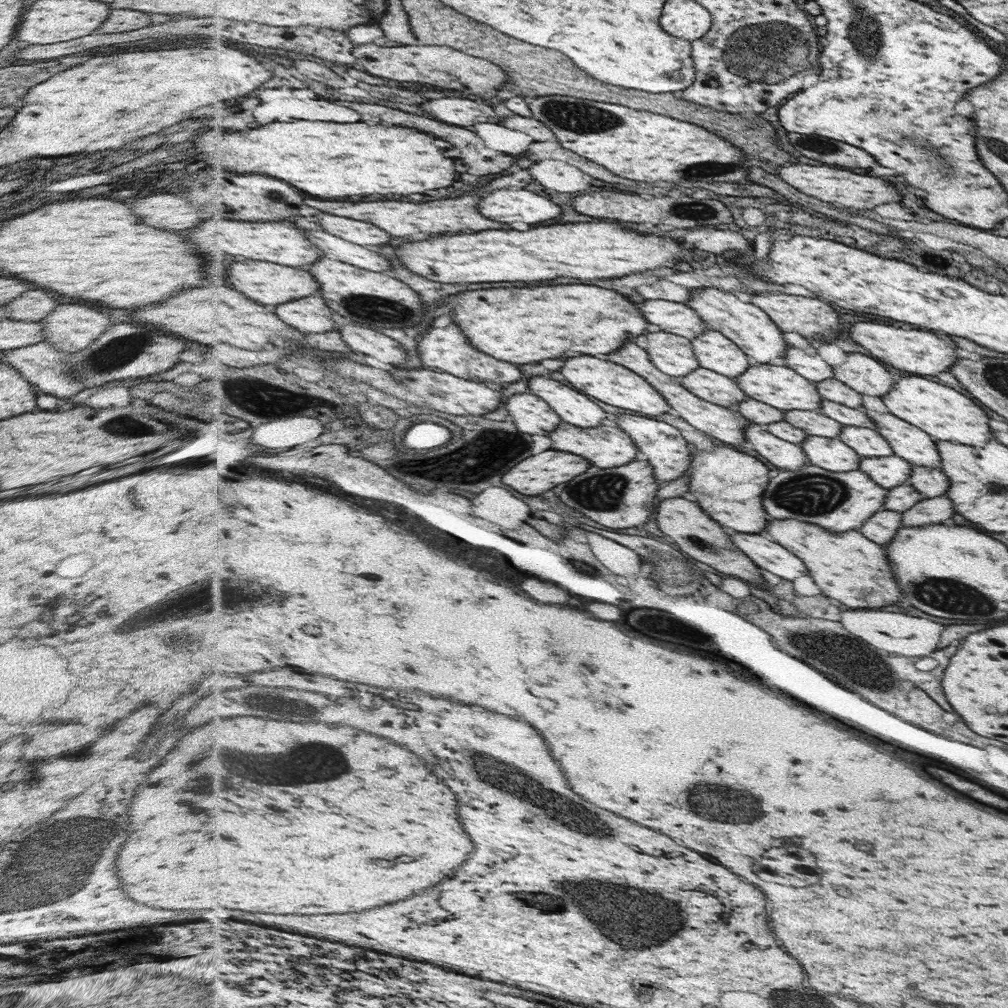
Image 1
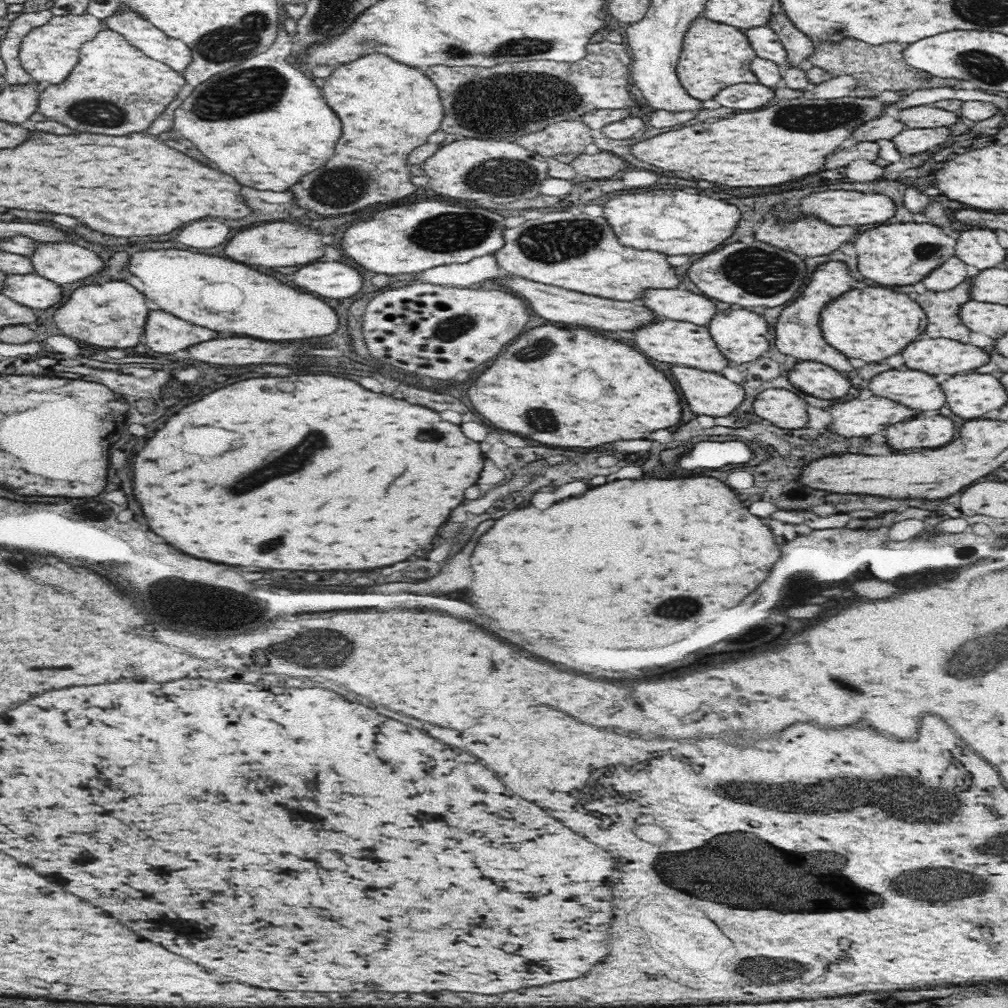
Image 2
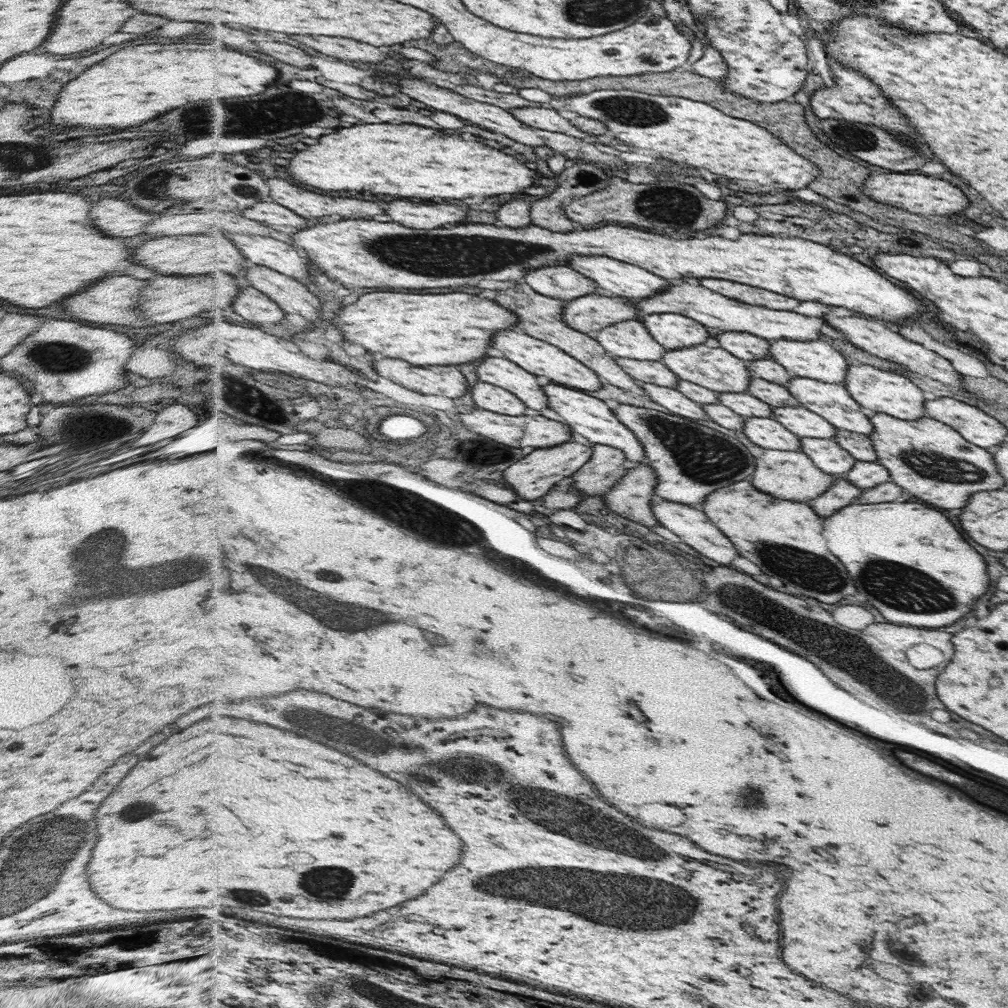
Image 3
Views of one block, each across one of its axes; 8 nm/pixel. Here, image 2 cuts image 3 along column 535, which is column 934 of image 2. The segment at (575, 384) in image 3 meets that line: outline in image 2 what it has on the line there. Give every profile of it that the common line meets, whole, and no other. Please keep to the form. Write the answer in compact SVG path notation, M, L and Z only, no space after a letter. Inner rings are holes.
M928 337L912 342L904 348L902 356L909 369L943 377L972 372L991 360L986 349L949 340L948 337Z

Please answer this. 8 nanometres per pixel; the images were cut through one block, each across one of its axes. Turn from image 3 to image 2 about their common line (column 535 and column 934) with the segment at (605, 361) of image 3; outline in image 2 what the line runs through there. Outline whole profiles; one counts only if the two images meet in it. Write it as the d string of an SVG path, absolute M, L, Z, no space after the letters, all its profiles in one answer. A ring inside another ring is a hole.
M968 276L954 288L940 292L928 290L926 294L912 296L912 300L916 300L924 312L928 312L926 336L948 337L949 340L970 344L971 331L960 317L960 306L970 300L971 281L972 277Z

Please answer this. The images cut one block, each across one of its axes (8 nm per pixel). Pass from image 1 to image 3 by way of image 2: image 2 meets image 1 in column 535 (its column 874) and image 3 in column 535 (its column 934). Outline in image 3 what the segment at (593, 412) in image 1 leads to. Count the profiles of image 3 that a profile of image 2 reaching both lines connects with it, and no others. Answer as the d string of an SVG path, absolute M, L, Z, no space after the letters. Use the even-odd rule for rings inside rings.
M486 355L475 367L478 380L504 388L518 397L531 411L537 413L549 407L548 396L527 369L506 358L491 358Z

